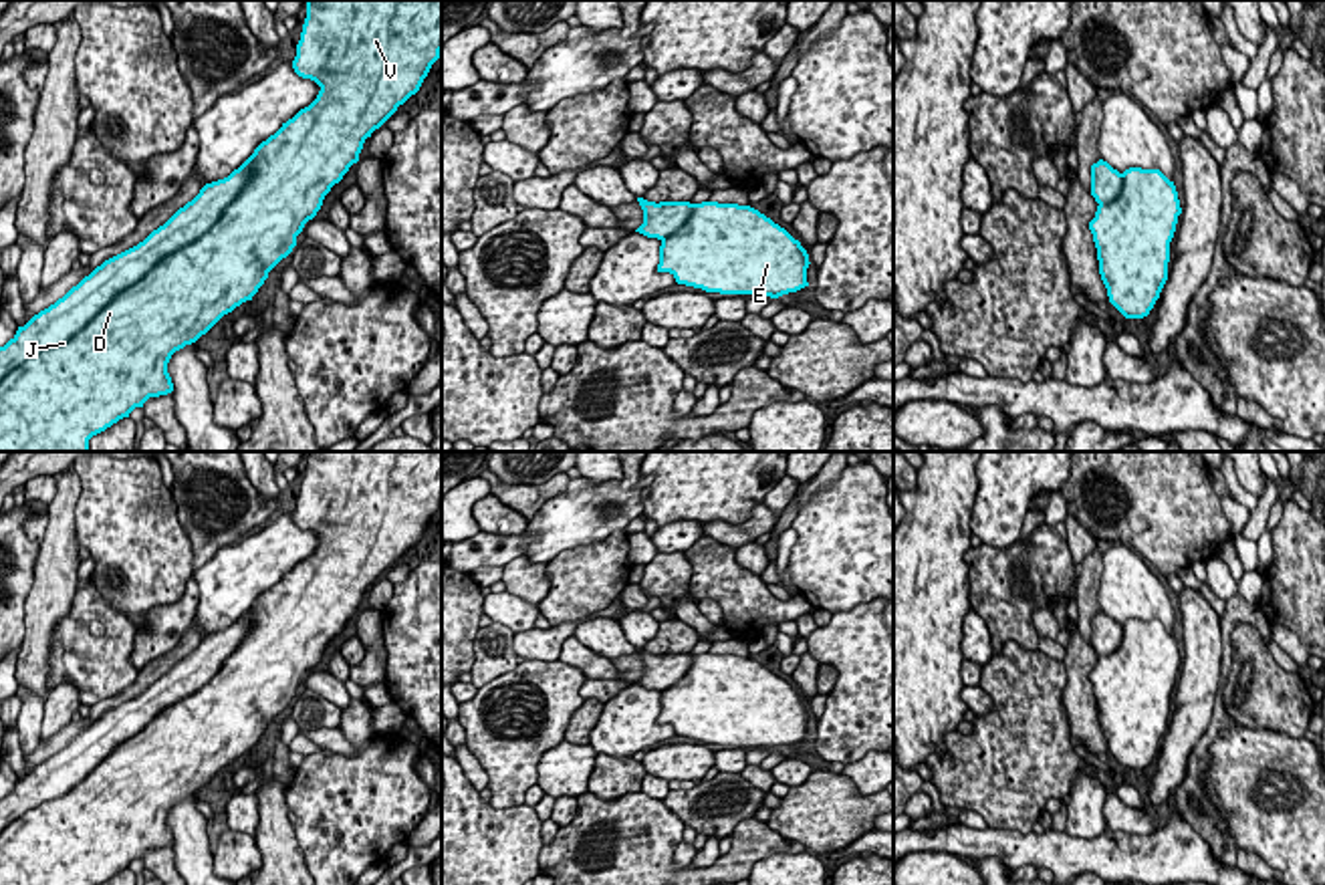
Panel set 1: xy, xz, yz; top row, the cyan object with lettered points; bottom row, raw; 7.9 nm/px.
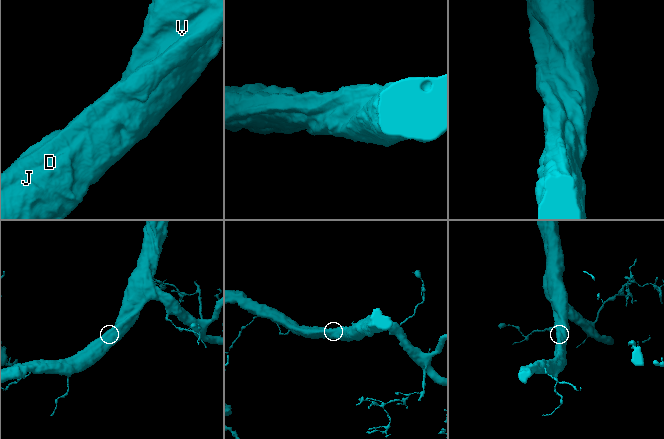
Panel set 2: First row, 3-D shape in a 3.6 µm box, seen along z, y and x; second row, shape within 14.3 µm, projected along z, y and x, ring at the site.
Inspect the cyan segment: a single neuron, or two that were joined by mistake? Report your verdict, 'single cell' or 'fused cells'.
single cell

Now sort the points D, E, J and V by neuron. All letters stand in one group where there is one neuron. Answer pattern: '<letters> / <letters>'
D E J V

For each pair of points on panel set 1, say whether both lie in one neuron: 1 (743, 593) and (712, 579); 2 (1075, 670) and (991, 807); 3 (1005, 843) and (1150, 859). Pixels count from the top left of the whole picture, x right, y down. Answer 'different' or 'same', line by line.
1: same
2: different
3: same

